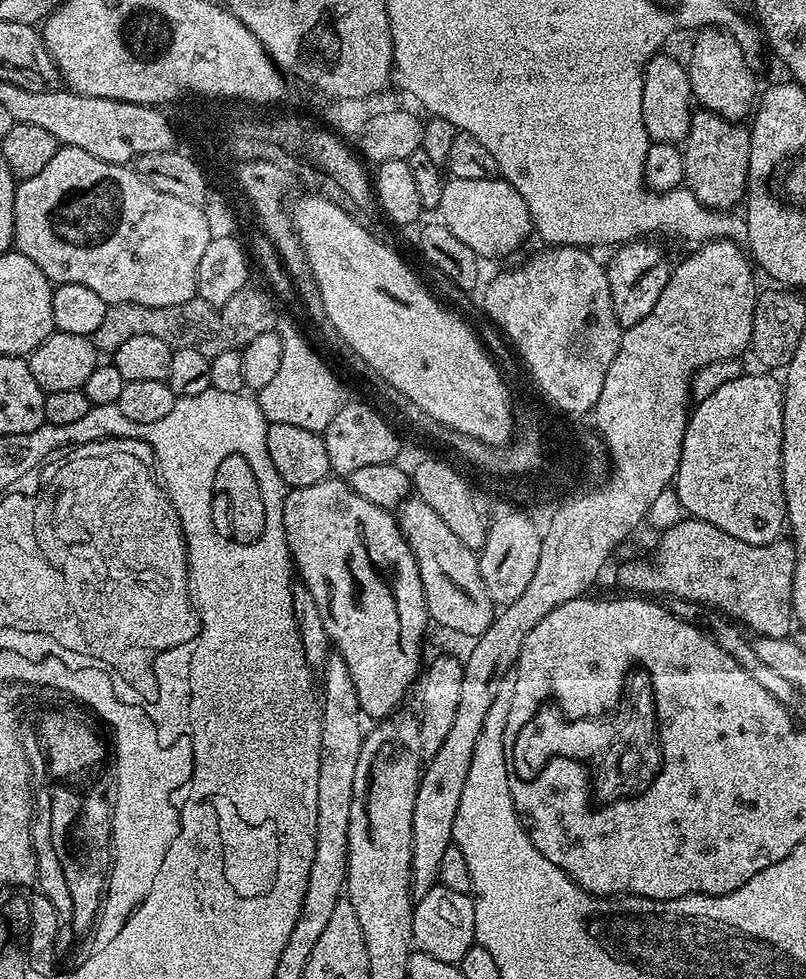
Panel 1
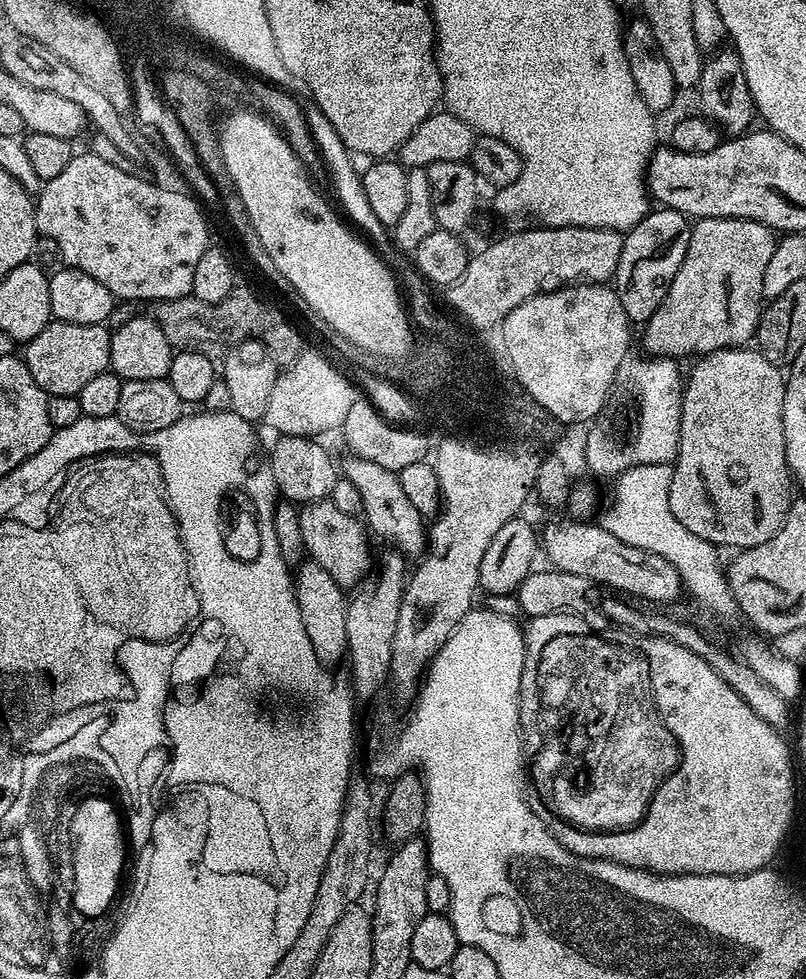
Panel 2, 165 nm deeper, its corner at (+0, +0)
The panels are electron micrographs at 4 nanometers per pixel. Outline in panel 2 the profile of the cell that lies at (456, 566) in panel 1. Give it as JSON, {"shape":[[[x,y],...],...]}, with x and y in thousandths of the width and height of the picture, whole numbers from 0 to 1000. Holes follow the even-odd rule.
{"shape":[[[433,465],[431,469],[432,471],[424,474],[424,486],[426,489],[439,492],[444,505],[449,505],[449,527],[455,538],[463,544],[467,542],[469,546],[478,547],[486,555],[483,557],[489,558],[490,563],[502,569],[525,568],[529,563],[529,531],[519,525],[519,521],[514,521],[509,509],[504,509],[495,485],[481,482],[474,476],[469,476],[469,472],[459,472],[448,466]]]}

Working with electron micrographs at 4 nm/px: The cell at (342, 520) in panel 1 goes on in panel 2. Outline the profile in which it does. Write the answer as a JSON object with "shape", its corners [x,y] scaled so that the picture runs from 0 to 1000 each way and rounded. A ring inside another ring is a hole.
{"shape":[[[411,510],[391,511],[388,515],[376,516],[372,519],[372,528],[378,565],[390,574],[395,574],[395,578],[409,582],[414,594],[419,594],[423,601],[440,602],[453,591],[464,572],[464,568],[457,565],[458,544],[453,536],[440,527],[424,525],[424,521],[419,521],[419,517],[414,517]]]}

